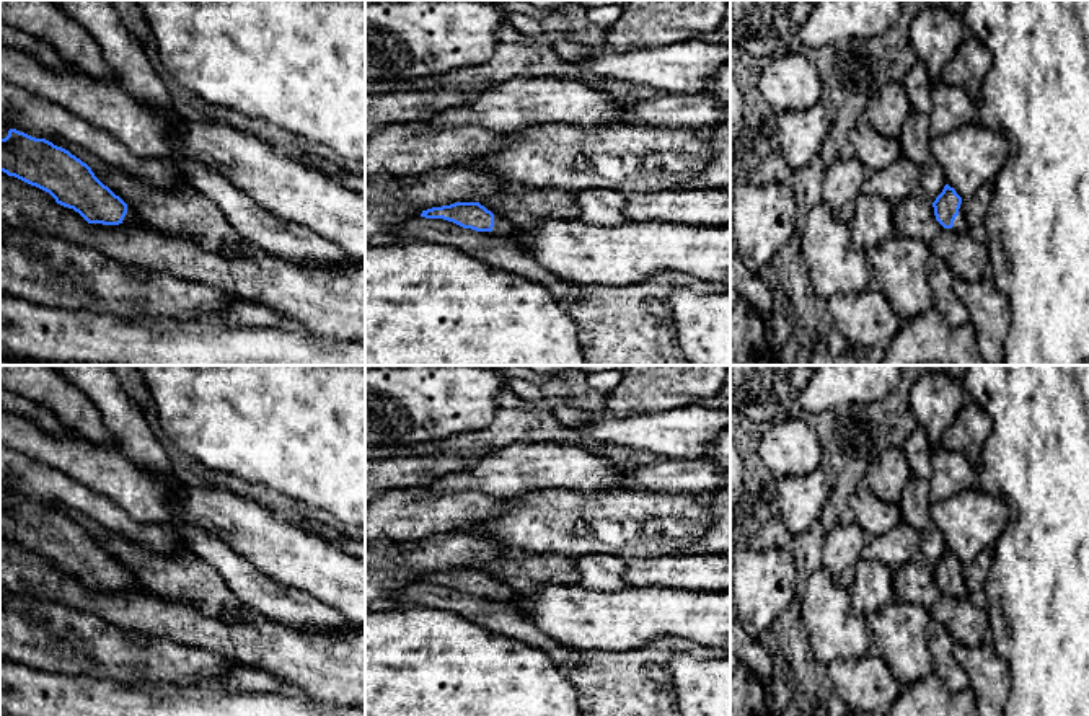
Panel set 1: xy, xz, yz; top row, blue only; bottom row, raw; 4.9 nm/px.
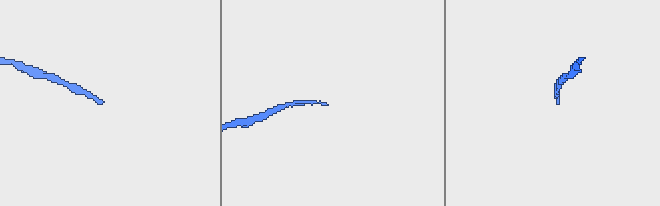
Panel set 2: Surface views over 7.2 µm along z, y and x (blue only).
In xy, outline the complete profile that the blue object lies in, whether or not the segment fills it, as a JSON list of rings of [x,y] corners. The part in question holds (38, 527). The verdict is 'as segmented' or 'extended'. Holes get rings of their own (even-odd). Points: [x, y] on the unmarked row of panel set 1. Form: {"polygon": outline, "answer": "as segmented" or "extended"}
{"polygon": [[[10,494],[8,501],[0,504],[0,537],[49,558],[57,569],[73,574],[88,589],[143,589],[119,561],[95,541],[86,528],[46,504],[36,504]]], "answer": "extended"}

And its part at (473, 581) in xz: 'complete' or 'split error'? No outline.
split error

